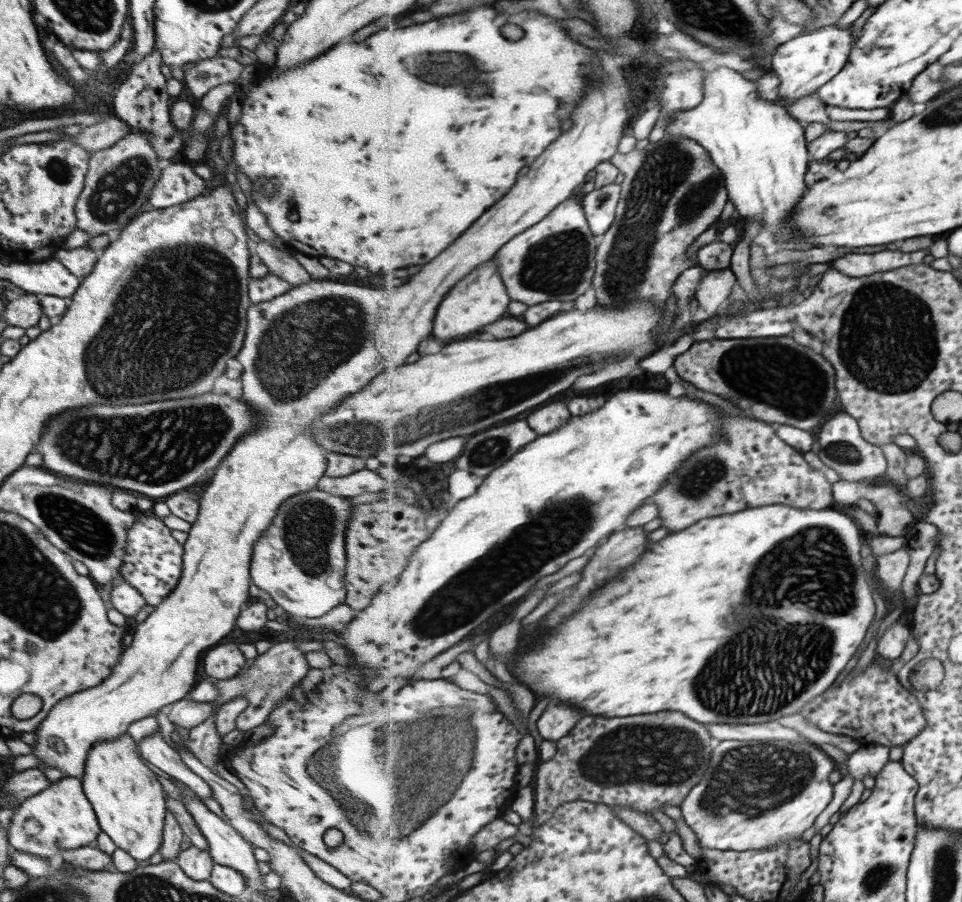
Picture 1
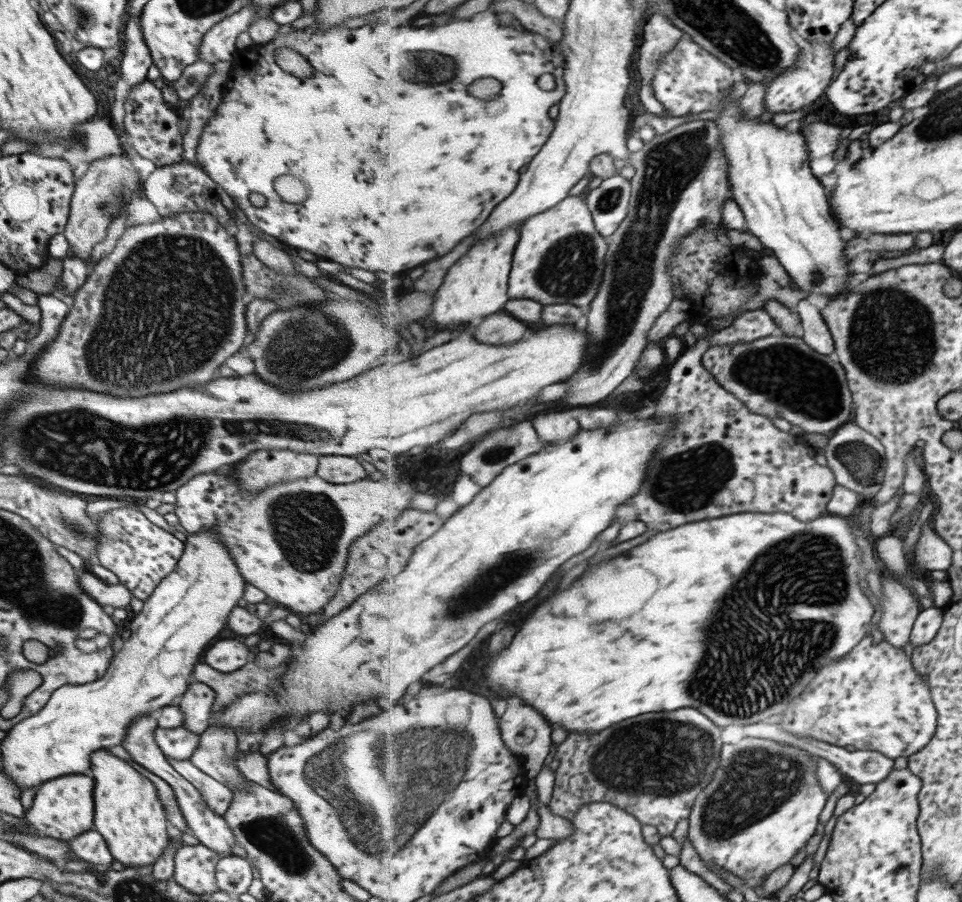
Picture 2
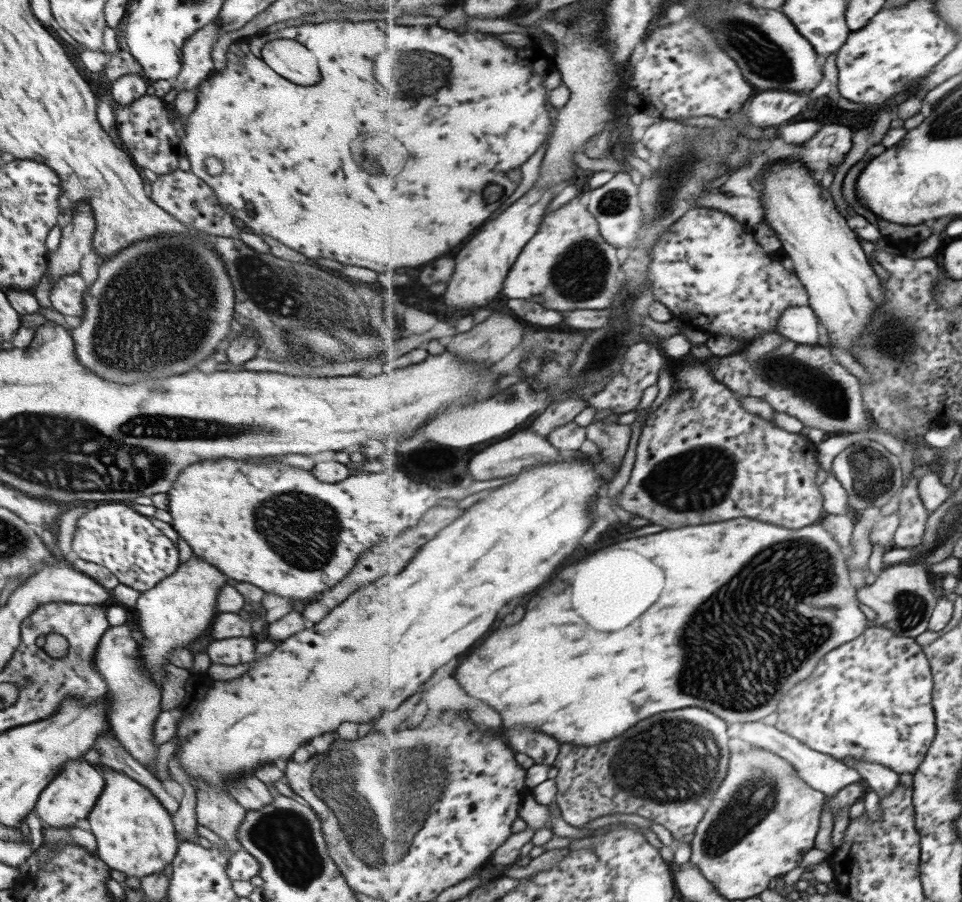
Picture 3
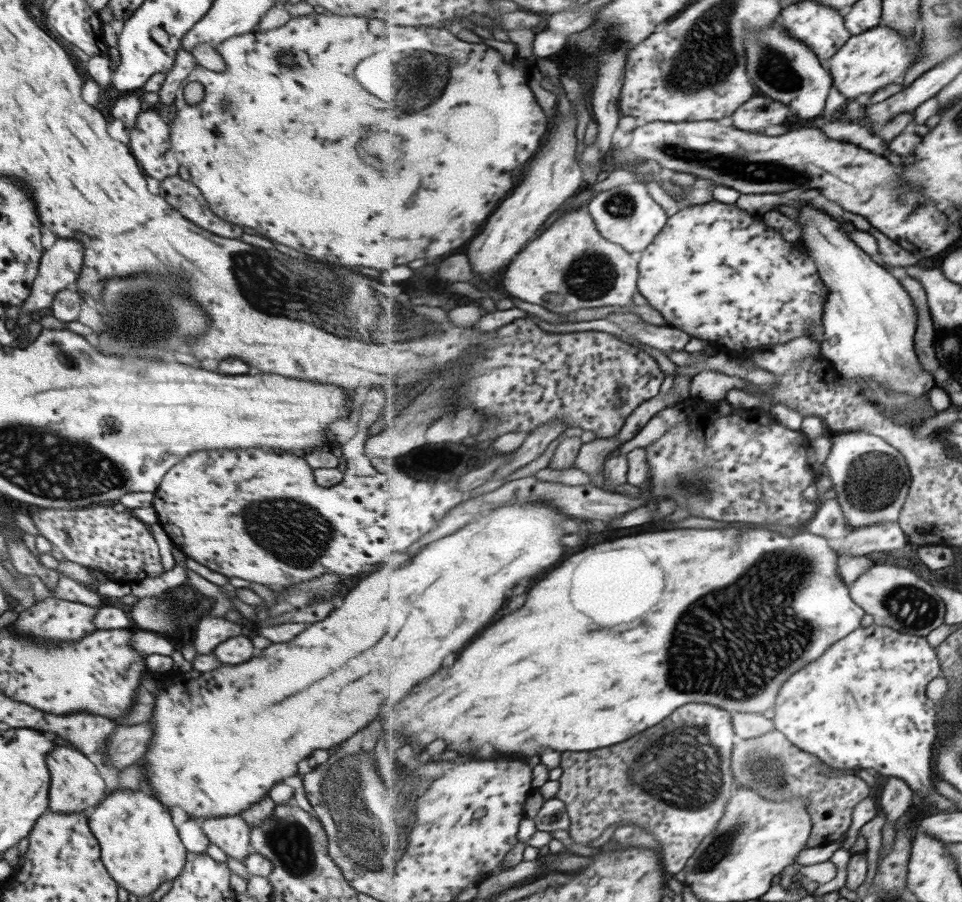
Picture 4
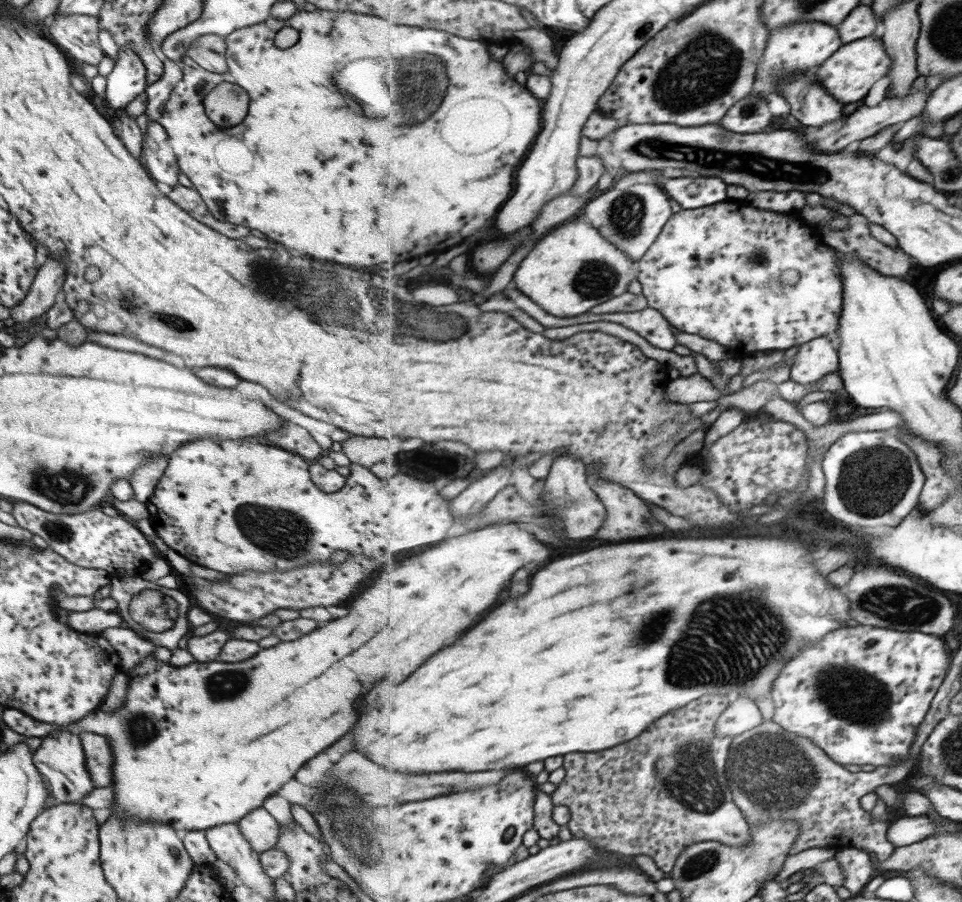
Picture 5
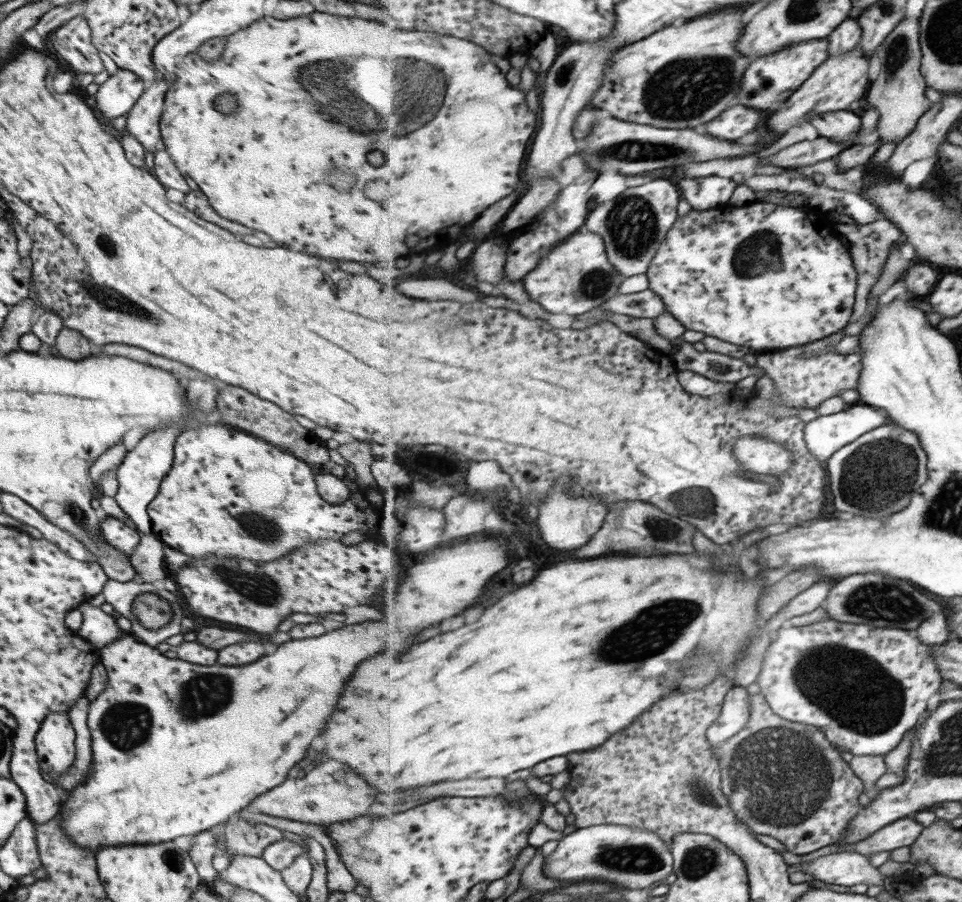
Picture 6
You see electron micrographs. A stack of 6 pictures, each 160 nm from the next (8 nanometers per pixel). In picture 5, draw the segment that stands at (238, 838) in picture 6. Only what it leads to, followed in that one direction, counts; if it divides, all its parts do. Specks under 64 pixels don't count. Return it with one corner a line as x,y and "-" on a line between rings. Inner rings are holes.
263,807
251,809
236,825
258,854
273,848
280,833
279,825

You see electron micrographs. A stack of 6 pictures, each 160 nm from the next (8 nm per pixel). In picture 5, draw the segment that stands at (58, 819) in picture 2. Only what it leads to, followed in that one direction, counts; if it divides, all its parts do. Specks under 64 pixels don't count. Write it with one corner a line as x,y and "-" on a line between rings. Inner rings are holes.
57,727
55,731
41,737
41,743
32,754
32,761
39,774
44,777
50,796
57,803
79,803
93,788
85,766
83,747
75,732

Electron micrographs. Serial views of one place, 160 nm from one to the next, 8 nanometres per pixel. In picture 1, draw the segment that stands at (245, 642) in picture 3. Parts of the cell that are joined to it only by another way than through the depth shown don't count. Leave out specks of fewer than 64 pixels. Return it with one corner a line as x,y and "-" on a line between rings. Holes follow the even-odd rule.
221,644
205,651
200,660
201,668
208,678
225,680
240,672
247,660
235,644

